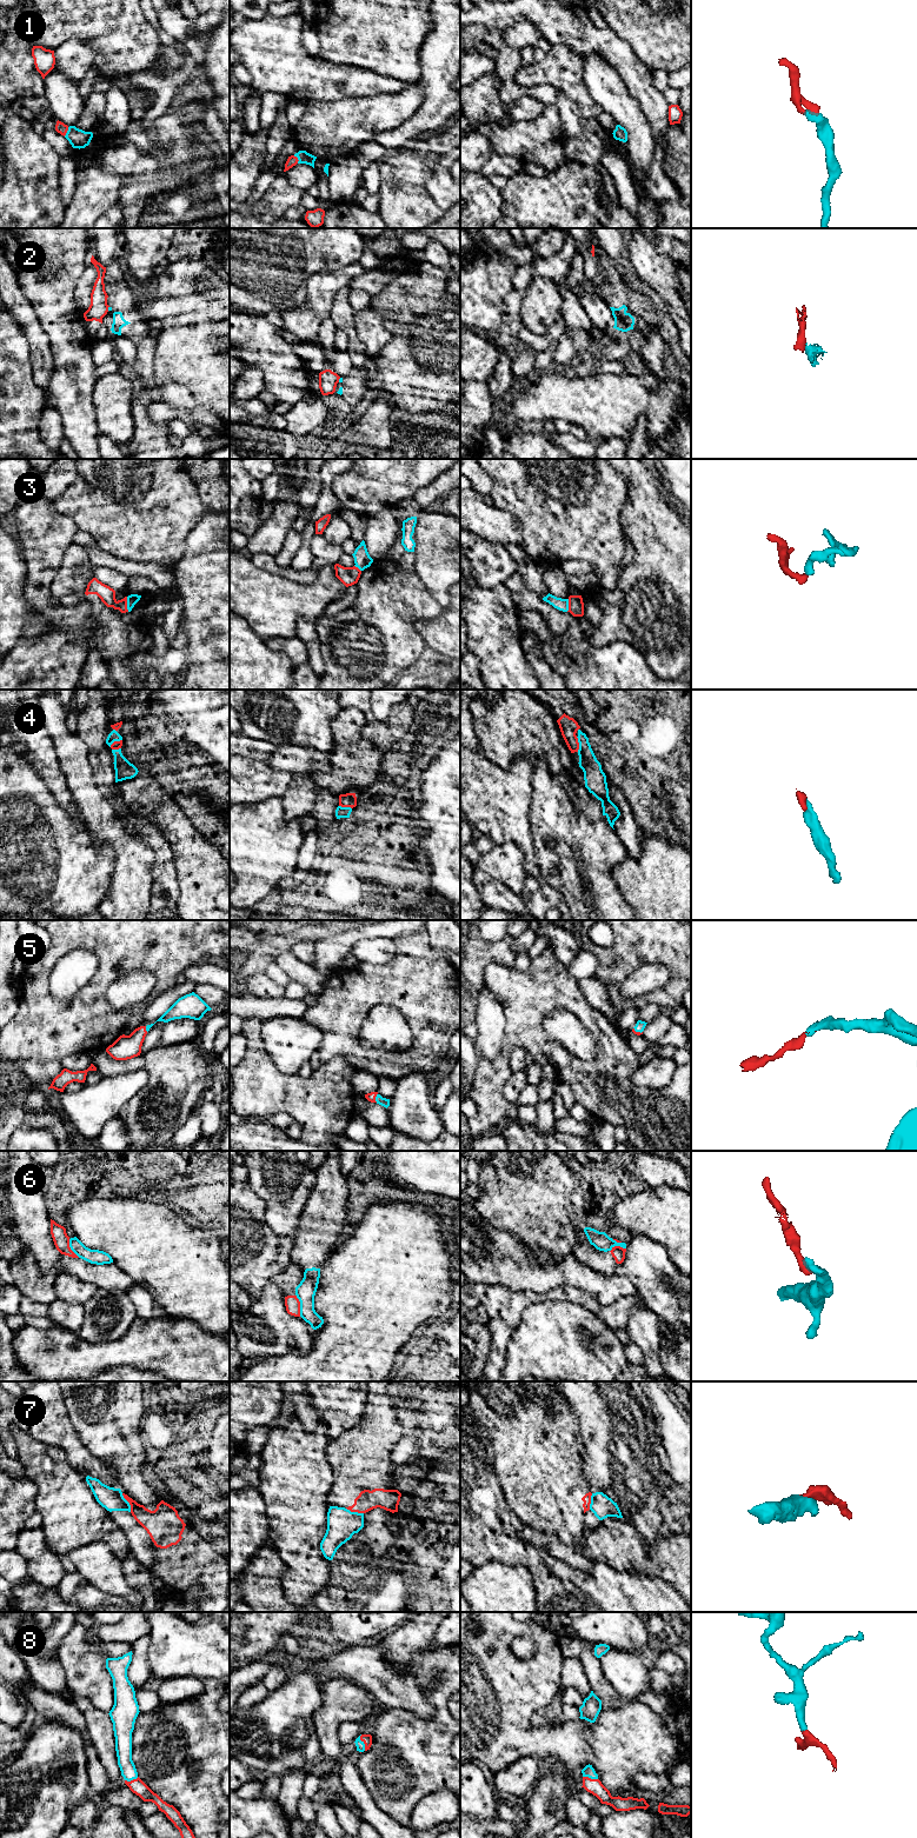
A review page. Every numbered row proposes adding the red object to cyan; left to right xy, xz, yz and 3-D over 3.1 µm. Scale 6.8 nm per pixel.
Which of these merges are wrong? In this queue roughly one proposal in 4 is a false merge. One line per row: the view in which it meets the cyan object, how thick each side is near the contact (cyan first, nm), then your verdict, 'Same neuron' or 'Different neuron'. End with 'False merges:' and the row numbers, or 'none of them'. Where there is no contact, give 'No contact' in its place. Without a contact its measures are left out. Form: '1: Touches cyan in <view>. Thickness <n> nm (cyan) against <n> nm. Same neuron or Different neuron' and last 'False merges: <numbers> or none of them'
1: Touches cyan in xy. Thickness 130 nm (cyan) against 80 nm. Same neuron
2: Touches cyan in xz. Thickness 30 nm (cyan) against 130 nm. Different neuron
3: Touches cyan in xy. Thickness 70 nm (cyan) against 110 nm. Same neuron
4: Touches cyan in yz. Thickness 140 nm (cyan) against 120 nm. Same neuron
5: Touches cyan in xz. Thickness 60 nm (cyan) against 60 nm. Same neuron
6: Touches cyan in xz. Thickness 140 nm (cyan) against 100 nm. Different neuron
7: Touches cyan in xy. Thickness 160 nm (cyan) against 190 nm. Different neuron
8: Touches cyan in xz. Thickness 60 nm (cyan) against 60 nm. Same neuron
False merges: 2, 6, 7

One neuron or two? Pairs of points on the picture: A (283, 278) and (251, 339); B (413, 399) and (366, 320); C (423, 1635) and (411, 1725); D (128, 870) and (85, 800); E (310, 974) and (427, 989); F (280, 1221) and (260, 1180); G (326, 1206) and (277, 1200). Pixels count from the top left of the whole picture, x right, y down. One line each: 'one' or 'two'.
A: two
B: two
C: one
D: one
E: two
F: one
G: two

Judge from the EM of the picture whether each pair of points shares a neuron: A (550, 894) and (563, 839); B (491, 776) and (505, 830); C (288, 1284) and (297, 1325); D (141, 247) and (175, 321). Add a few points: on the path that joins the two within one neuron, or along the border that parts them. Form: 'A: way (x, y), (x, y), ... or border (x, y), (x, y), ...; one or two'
A: border (544, 881), (553, 886), (562, 894), (569, 907); two
B: way (491, 788), (491, 797), (499, 805), (504, 817); one
C: border (271, 1282), (285, 1296); two
D: border (154, 278), (151, 281); two

